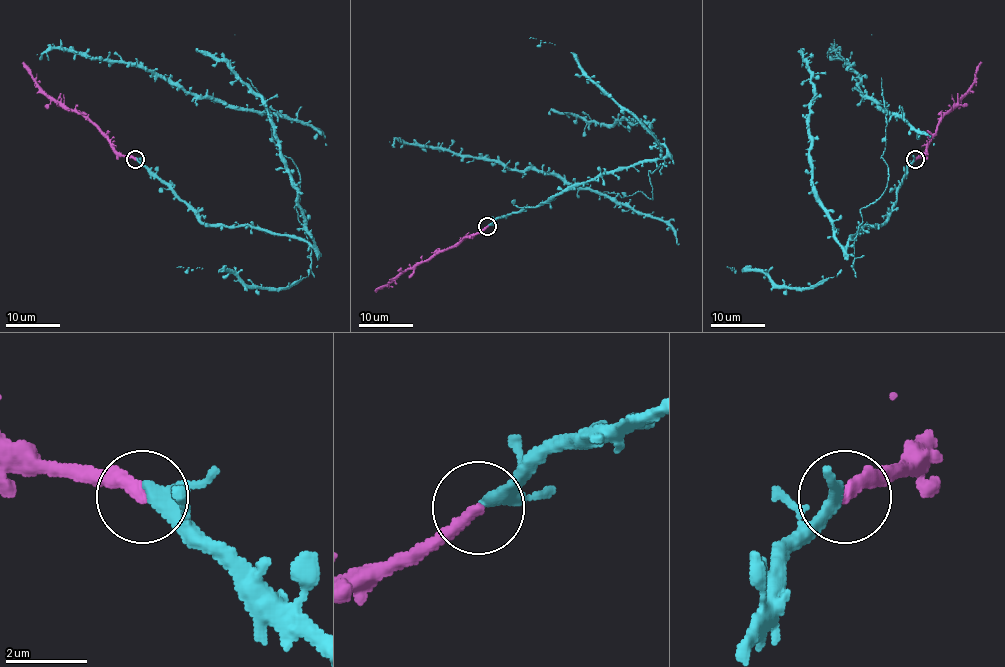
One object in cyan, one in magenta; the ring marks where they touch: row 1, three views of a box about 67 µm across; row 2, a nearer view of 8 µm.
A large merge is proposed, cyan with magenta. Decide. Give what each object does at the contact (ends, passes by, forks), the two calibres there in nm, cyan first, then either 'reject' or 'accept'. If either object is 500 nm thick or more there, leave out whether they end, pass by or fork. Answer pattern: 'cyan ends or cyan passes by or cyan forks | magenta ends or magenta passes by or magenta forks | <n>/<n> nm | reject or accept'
cyan passes by | magenta ends | 280/320 nm | accept

